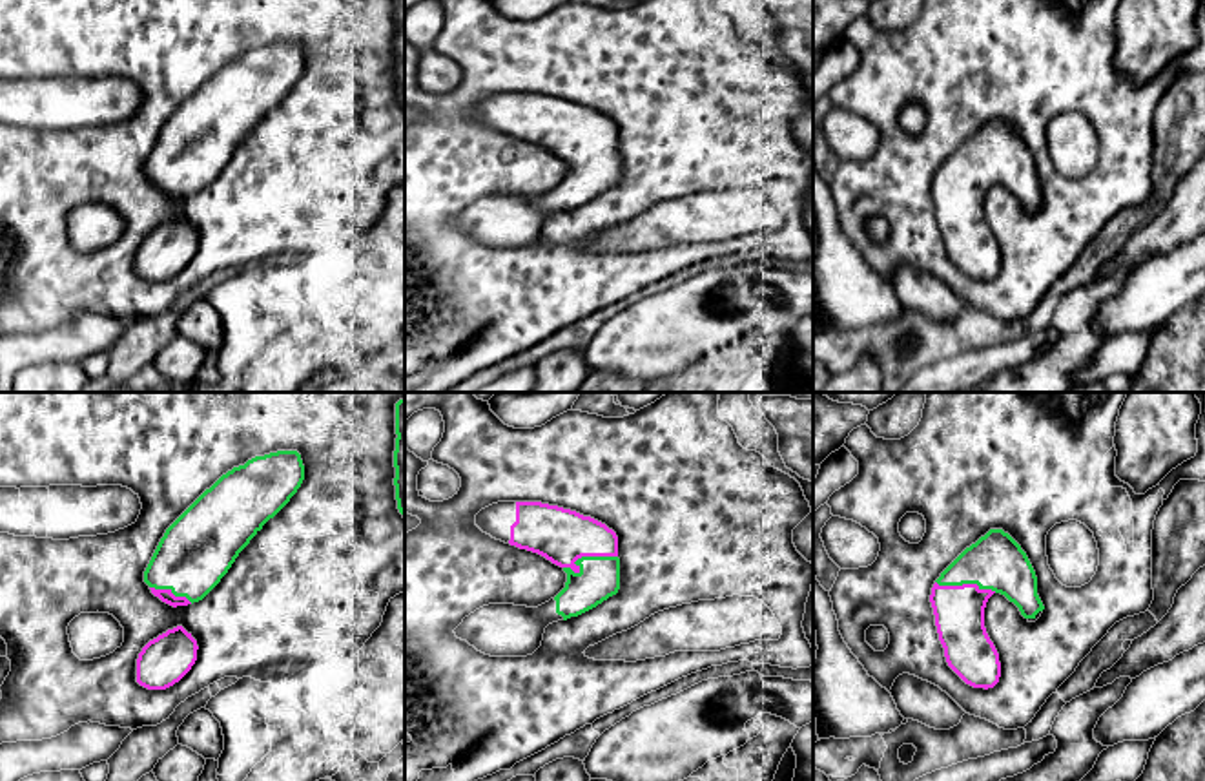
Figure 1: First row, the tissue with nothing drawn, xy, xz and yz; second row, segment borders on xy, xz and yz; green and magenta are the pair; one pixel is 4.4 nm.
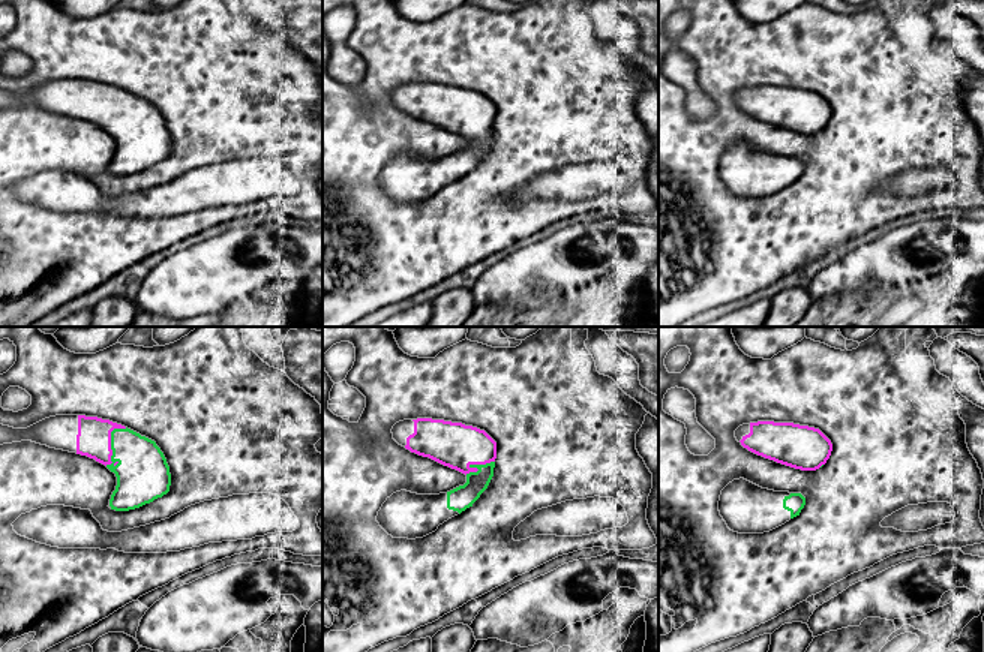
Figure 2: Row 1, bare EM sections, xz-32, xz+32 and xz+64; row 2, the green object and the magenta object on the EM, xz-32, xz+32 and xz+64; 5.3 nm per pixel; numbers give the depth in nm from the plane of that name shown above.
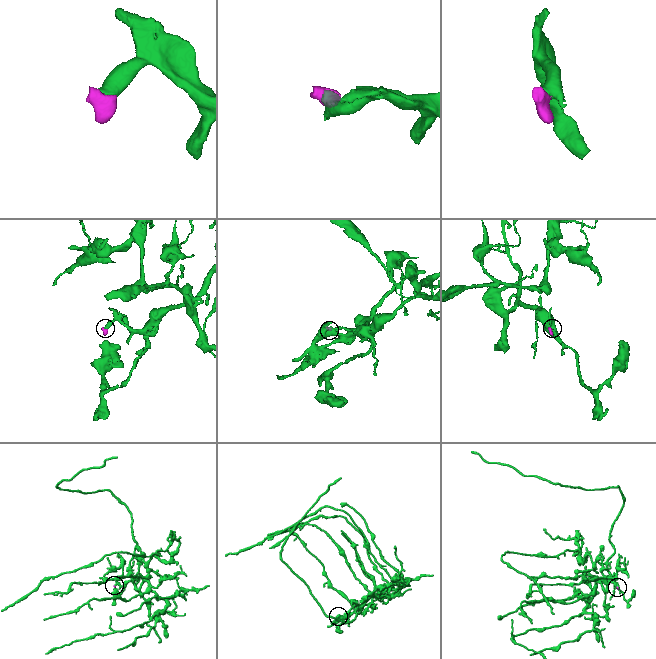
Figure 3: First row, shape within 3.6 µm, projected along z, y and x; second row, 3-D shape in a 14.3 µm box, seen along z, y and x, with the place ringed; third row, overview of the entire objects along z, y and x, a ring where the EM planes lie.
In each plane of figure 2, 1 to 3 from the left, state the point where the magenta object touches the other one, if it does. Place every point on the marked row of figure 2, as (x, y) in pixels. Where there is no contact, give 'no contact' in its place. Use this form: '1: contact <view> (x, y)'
1: contact xz-32 (111, 442)
2: contact xz+32 (477, 465)
3: no contact

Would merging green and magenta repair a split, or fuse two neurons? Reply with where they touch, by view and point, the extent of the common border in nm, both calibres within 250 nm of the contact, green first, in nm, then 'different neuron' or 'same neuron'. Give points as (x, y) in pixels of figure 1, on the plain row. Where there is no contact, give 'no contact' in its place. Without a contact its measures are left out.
xz (584, 148) | 240 nm | 190/240 nm | same neuron

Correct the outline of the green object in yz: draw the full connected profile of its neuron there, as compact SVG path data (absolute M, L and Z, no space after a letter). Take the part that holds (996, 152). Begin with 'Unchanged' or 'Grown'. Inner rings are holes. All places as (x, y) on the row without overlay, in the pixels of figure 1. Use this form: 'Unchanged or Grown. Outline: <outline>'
Grown. Outline: M990 120L966 139L941 164L930 186L948 257L966 276L984 281L1001 268L999 245L984 219L984 199L994 184L1014 193L1028 213L1045 201L1026 144L1003 120Z

